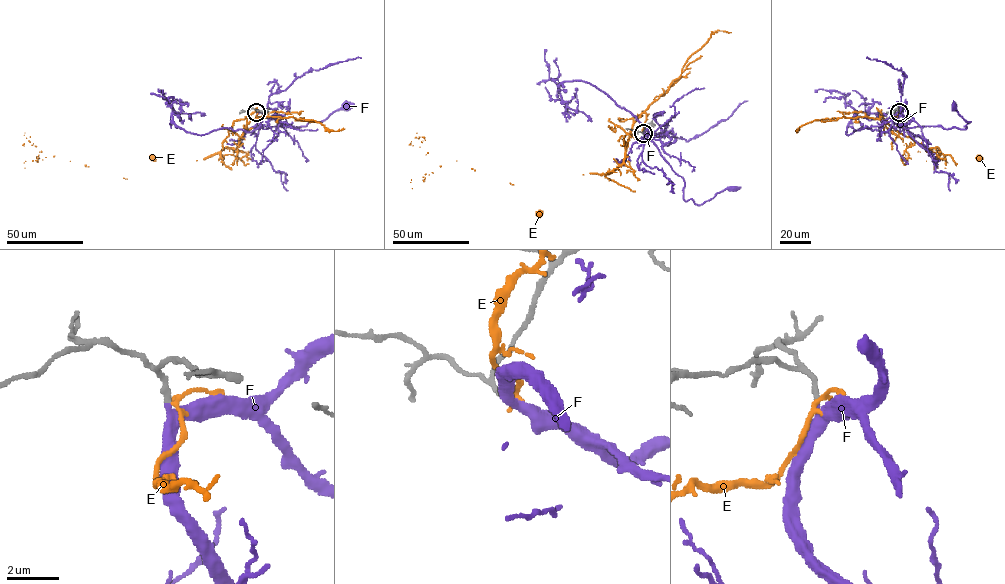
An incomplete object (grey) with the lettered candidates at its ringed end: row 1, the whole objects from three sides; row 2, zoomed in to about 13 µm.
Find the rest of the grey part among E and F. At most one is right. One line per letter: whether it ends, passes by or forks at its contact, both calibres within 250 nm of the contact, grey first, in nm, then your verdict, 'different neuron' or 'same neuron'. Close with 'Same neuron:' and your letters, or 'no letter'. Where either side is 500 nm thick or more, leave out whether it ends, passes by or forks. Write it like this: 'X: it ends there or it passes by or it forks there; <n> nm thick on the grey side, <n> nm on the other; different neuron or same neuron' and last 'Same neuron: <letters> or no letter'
E: it passes by; 200 nm thick on the grey side, 160 nm on the other; different neuron
F: it passes by; 200 nm thick on the grey side, 280 nm on the other; same neuron
Same neuron: F

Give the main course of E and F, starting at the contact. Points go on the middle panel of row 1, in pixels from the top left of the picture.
E: (643, 133), (645, 112), (633, 123), (622, 163), (612, 172), (583, 174), (539, 213)
F: (643, 133), (683, 178), (685, 201), (691, 199), (701, 205), (717, 193), (733, 187)

